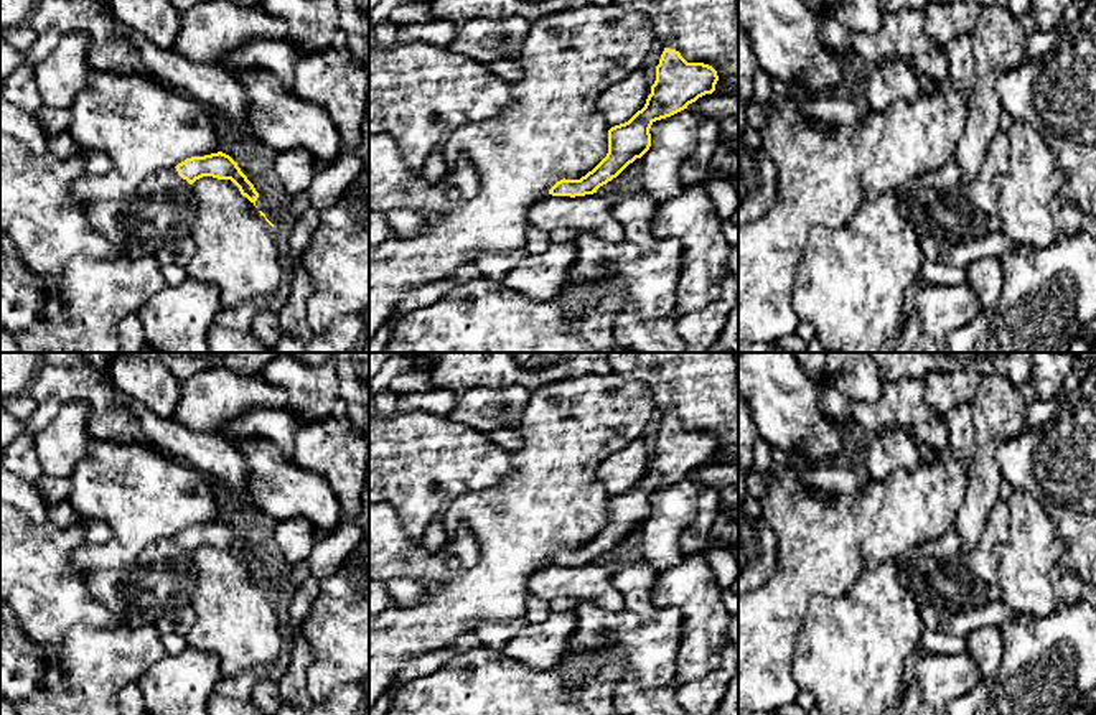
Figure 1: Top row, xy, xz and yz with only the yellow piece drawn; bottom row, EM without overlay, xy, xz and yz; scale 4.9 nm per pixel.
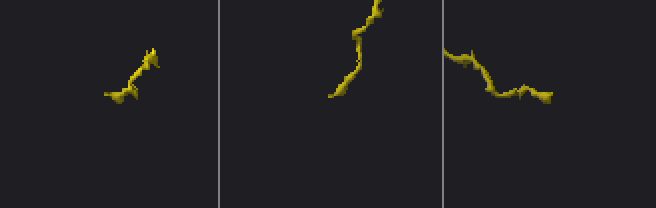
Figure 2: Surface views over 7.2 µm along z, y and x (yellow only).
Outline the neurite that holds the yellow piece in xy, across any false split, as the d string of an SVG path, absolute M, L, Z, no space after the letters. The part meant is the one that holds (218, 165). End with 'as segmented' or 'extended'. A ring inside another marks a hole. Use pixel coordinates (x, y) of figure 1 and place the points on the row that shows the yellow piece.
M218 152L157 170L130 199L84 201L89 224L125 257L155 255L166 242L191 234L198 214L191 185L203 176L231 180L255 206L254 185L229 155Z; extended

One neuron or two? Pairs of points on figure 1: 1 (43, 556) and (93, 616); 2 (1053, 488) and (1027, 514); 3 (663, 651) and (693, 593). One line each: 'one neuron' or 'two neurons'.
1: one neuron
2: two neurons
3: two neurons

